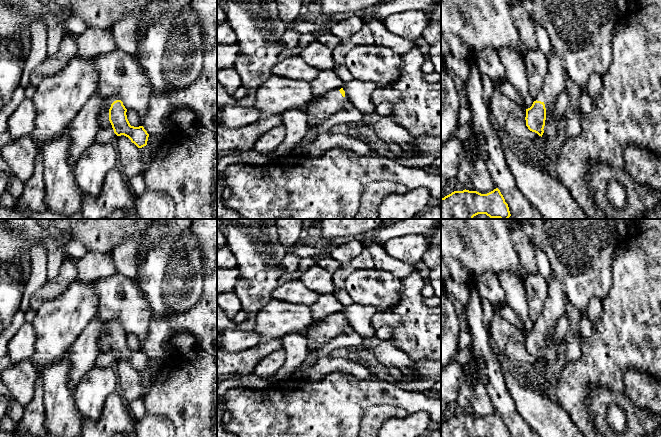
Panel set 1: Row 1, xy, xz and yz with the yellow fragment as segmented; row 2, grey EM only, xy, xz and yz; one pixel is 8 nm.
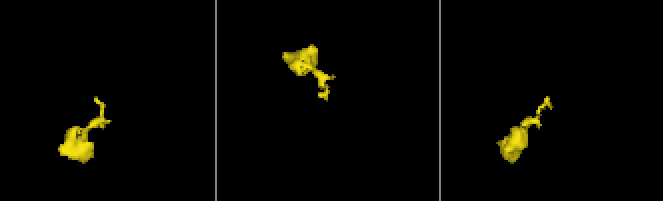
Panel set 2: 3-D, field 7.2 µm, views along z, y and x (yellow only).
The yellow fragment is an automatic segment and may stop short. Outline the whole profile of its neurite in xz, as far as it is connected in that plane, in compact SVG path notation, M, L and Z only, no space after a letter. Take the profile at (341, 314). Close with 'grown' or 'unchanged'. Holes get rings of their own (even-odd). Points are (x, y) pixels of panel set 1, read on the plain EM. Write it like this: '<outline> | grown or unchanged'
M336 312L323 318L314 328L307 330L303 335L308 340L325 345L332 338L343 334L349 325L343 312Z | grown

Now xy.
M109 320L104 323L104 331L99 338L101 352L108 353L117 360L124 359L138 372L147 369L149 358L143 350L131 350L126 339L127 333L119 320Z | grown

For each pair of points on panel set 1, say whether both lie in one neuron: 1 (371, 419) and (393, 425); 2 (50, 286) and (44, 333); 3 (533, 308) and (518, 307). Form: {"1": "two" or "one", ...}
{"1": "two", "2": "two", "3": "two"}

